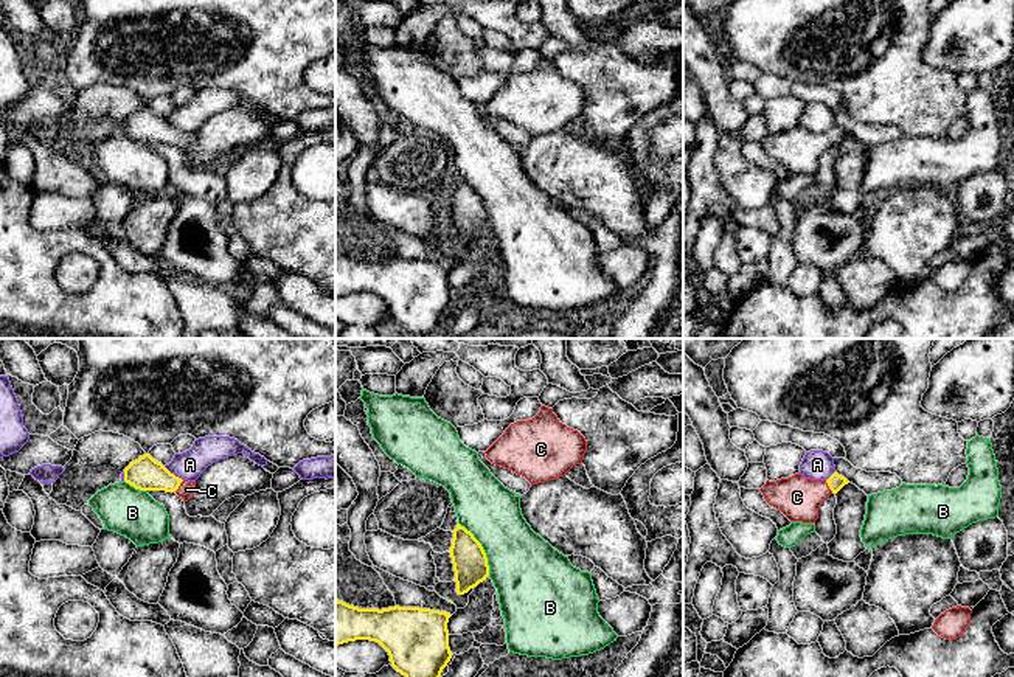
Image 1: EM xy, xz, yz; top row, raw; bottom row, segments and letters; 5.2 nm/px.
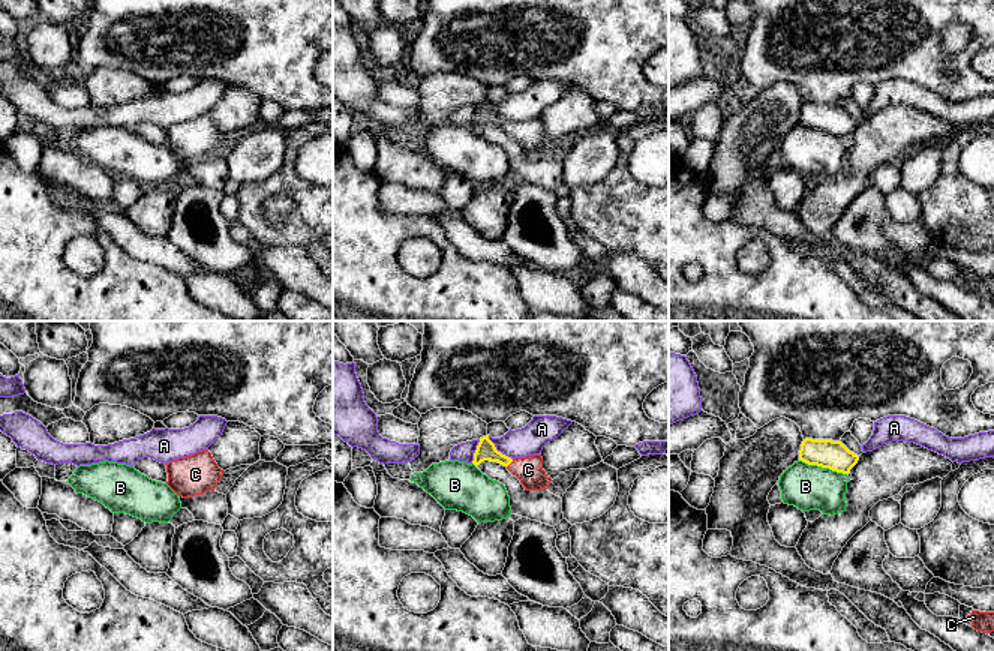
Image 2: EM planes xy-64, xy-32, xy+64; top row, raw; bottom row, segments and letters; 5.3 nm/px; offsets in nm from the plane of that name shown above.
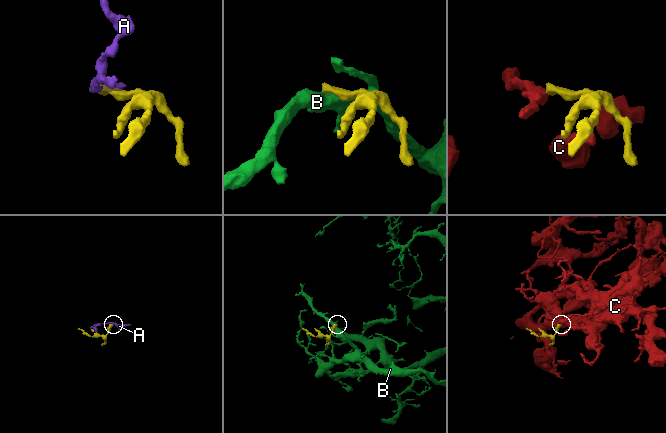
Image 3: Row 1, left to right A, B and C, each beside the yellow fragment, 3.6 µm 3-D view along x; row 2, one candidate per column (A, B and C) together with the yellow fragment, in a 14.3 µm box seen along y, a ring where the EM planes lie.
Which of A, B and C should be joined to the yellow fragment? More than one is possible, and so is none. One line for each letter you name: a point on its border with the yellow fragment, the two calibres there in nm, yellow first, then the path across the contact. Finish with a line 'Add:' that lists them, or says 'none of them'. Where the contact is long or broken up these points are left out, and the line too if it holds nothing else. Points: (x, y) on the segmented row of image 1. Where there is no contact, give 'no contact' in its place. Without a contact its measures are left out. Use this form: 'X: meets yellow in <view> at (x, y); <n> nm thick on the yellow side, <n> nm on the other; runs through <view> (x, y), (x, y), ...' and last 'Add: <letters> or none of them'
C: meets yellow in yz at (828, 485); 90 nm thick on the yellow side, 220 nm on the other; runs through yz (836, 482), (828, 485), (797, 497)
Add: C

